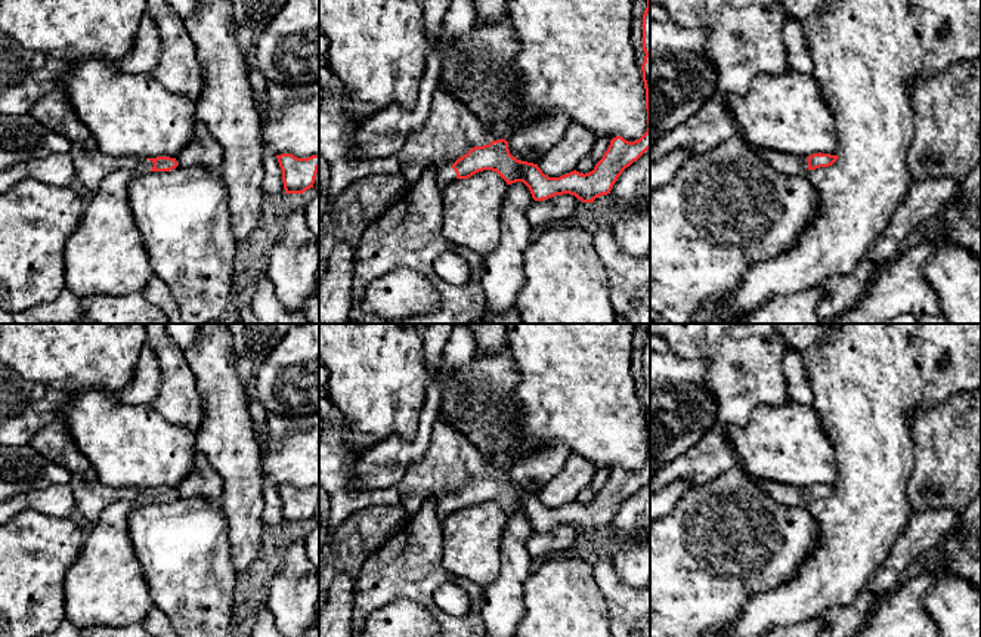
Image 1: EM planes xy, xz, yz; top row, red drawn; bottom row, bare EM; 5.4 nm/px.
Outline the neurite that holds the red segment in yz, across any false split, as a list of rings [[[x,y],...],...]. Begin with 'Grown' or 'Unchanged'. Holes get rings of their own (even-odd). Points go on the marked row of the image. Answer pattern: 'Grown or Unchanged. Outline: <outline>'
Grown. Outline: [[[756,146],[755,149],[759,154],[759,157],[764,158],[771,167],[787,176],[801,176],[807,170],[829,167],[839,158],[838,155],[821,152],[813,154],[810,157],[798,157]]]

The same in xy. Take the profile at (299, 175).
Unchanged. Outline: [[[293,154],[276,155],[282,170],[285,194],[303,194],[313,188],[319,168],[319,155],[297,158]]]

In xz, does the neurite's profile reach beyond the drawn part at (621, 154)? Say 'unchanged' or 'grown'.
grown

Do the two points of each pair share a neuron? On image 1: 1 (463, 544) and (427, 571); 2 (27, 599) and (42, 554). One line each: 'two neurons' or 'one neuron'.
1: two neurons
2: one neuron

